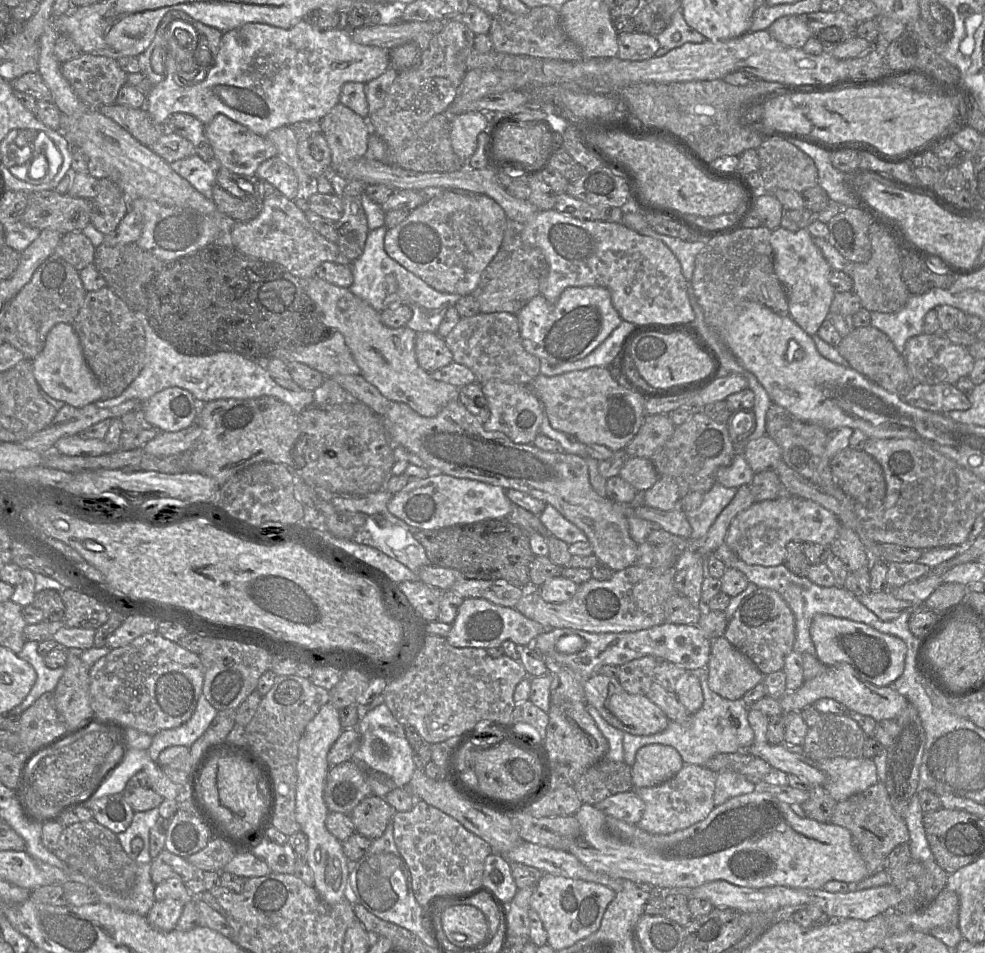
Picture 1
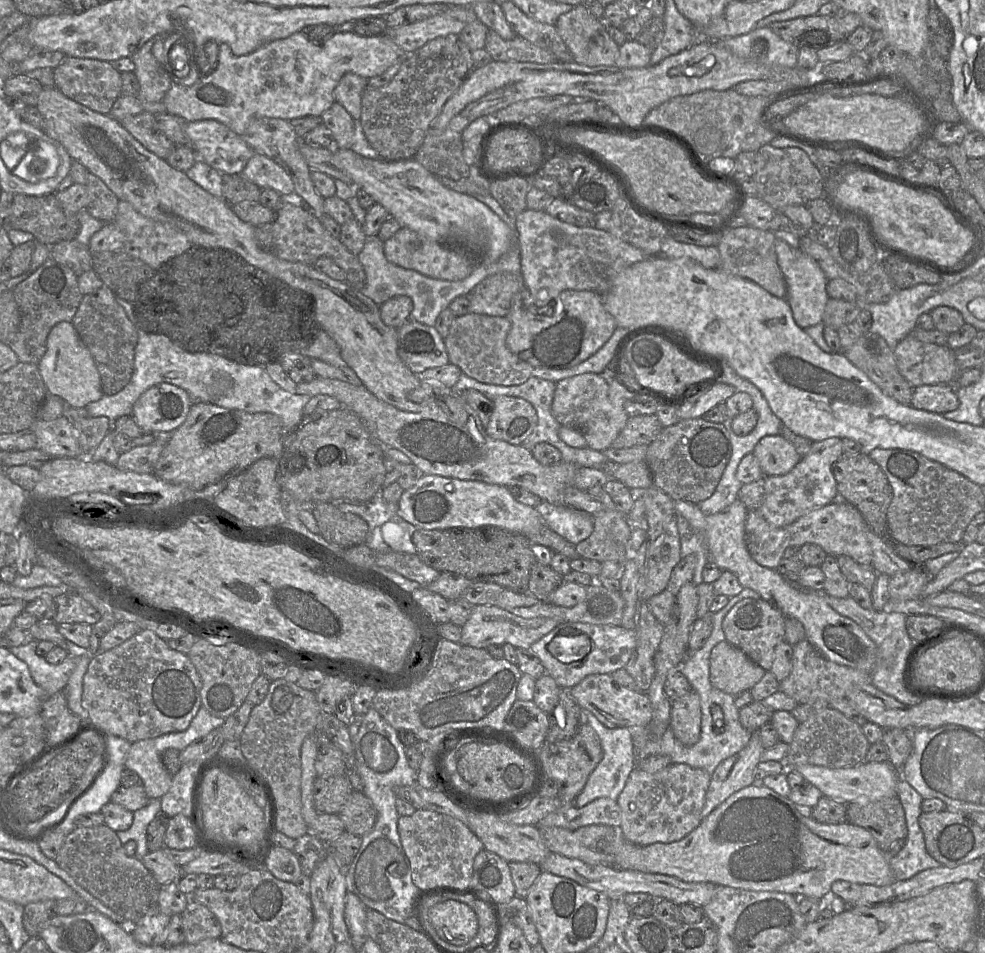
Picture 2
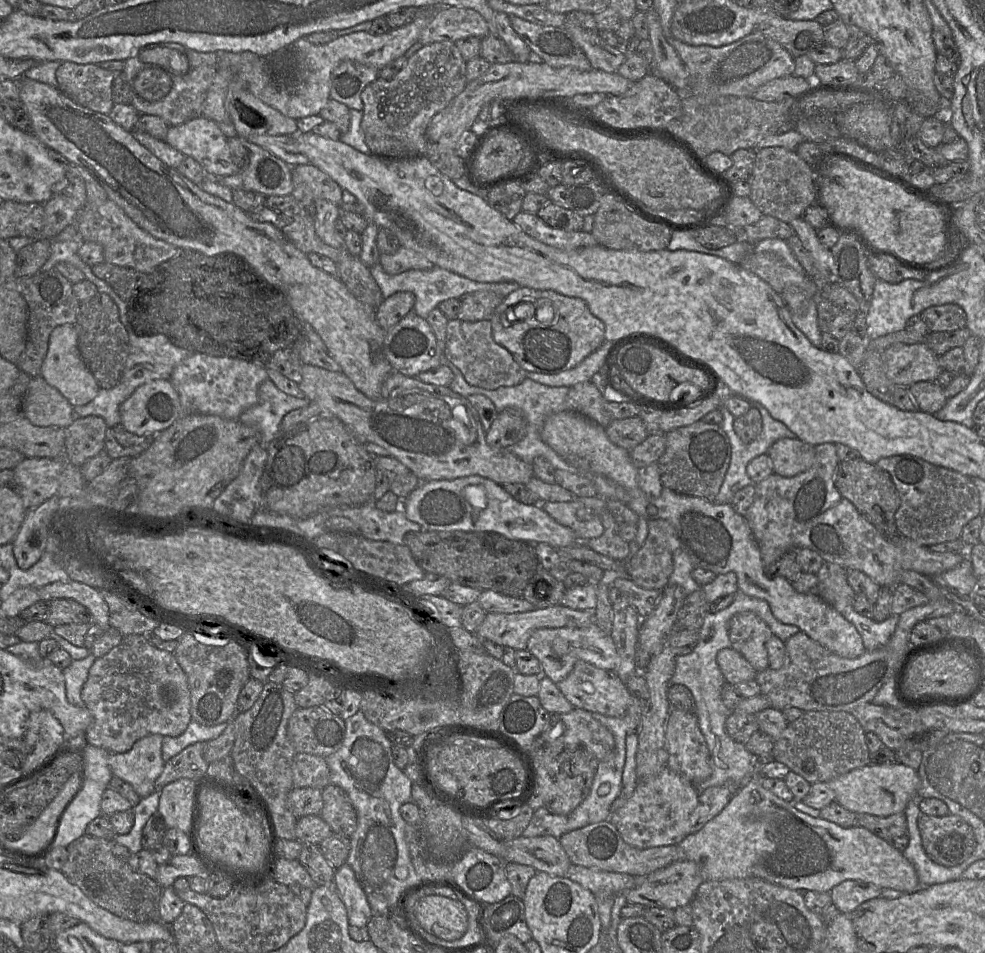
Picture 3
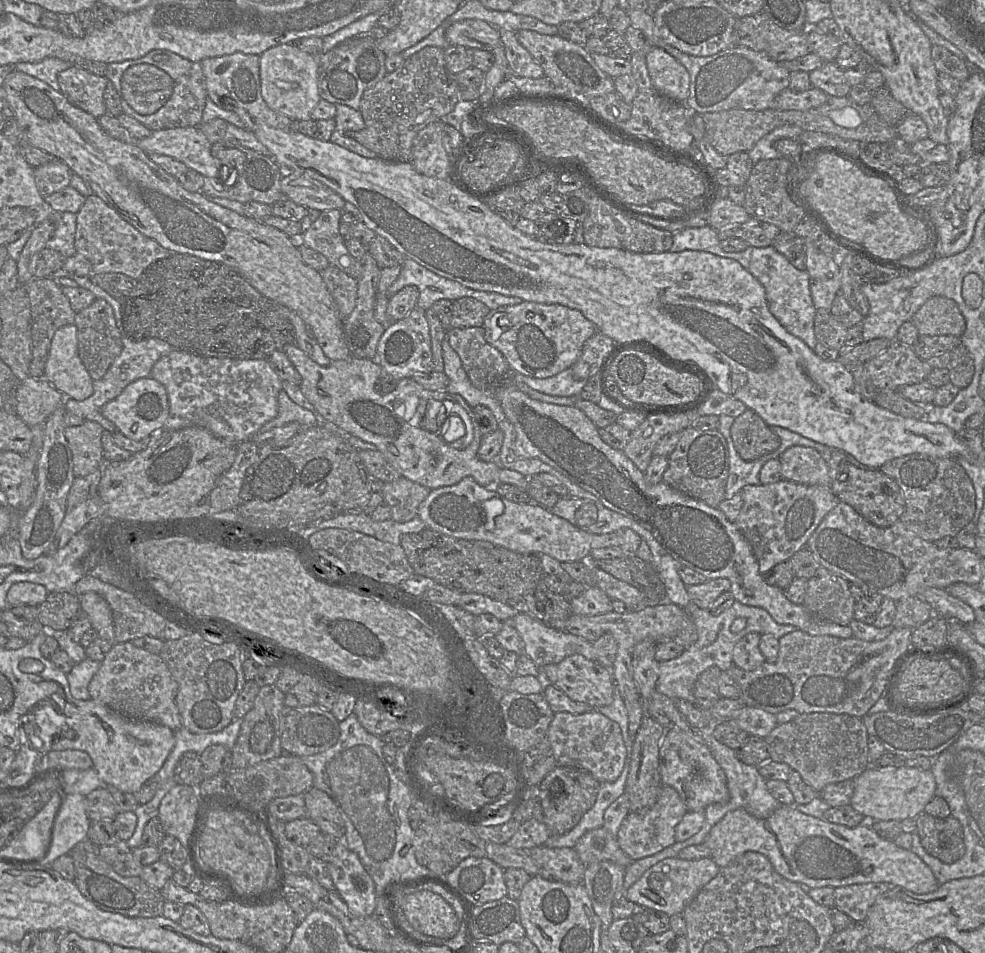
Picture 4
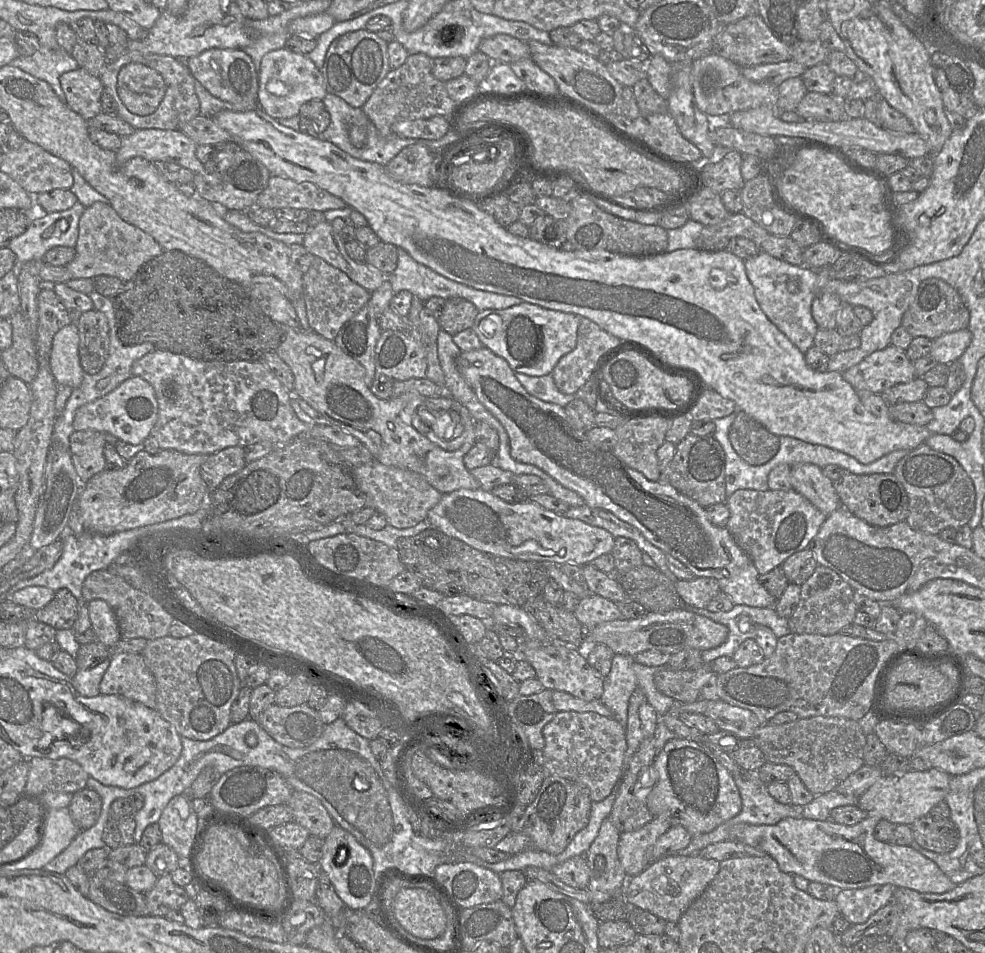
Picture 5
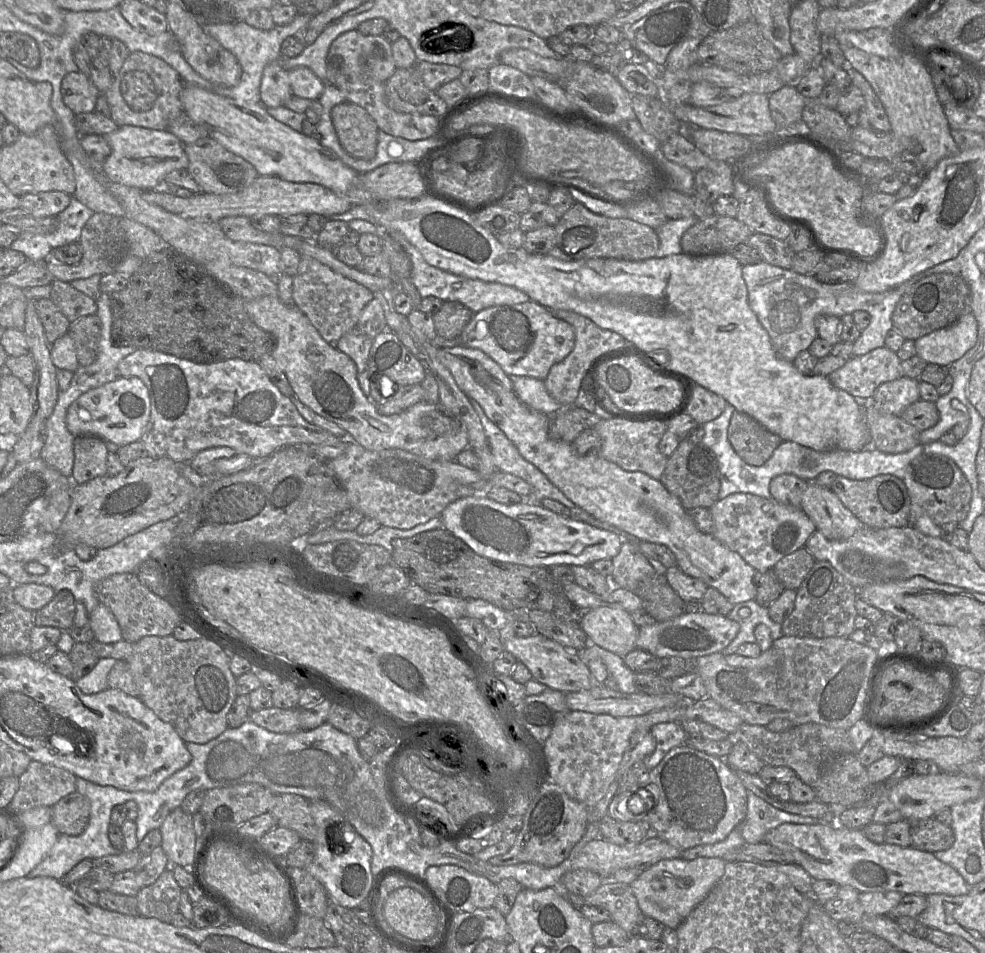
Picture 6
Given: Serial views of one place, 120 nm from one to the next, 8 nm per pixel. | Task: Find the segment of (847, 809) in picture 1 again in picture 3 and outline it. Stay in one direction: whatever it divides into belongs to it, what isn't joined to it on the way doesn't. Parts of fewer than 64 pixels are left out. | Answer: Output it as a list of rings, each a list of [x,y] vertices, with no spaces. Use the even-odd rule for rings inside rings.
[[[905,812],[886,817],[871,814],[856,814],[856,825],[865,827],[876,836],[887,842],[907,834],[907,819]]]

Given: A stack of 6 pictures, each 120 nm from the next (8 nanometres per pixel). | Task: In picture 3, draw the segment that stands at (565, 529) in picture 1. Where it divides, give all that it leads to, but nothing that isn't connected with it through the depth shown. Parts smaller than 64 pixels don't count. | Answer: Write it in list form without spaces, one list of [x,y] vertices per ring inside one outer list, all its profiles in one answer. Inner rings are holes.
[[[579,497],[571,502],[541,502],[540,505],[557,523],[570,528],[581,542],[598,538],[604,532],[600,515],[607,504],[602,497]]]

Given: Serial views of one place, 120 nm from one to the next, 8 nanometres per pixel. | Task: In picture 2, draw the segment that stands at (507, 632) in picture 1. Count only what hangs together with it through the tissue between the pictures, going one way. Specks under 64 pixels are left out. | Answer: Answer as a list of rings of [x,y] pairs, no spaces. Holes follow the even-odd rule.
[[[476,605],[467,622],[461,627],[460,643],[474,648],[486,649],[490,645],[508,643],[515,648],[530,649],[531,645],[562,623],[555,618],[523,618],[495,605]]]

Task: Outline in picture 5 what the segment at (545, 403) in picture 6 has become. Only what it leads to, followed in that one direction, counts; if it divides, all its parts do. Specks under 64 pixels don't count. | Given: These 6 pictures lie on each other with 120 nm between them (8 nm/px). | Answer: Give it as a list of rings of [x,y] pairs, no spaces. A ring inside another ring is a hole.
[[[552,372],[544,376],[528,376],[522,373],[515,373],[516,378],[532,396],[562,407],[575,399],[575,394],[564,394],[556,386]]]

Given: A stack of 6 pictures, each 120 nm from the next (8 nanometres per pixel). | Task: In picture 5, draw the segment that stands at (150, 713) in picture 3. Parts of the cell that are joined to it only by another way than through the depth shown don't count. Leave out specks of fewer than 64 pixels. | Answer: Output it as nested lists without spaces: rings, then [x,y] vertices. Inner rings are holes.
[[[112,654],[99,690],[101,694],[120,695],[156,710],[156,682],[141,654]]]

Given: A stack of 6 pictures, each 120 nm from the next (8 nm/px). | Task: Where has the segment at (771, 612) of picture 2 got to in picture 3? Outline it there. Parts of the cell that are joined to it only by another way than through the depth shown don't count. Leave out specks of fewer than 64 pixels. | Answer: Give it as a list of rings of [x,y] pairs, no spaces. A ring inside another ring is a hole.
[[[752,612],[739,613],[729,623],[730,648],[740,653],[757,672],[769,667],[766,642],[772,635],[766,623]]]

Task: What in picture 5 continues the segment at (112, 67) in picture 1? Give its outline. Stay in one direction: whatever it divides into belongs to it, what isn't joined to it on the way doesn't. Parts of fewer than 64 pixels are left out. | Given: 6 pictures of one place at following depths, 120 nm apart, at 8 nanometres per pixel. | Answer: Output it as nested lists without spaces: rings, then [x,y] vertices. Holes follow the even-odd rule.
[[[82,68],[63,73],[60,84],[65,93],[66,104],[74,112],[89,120],[100,113],[104,86],[100,77]]]

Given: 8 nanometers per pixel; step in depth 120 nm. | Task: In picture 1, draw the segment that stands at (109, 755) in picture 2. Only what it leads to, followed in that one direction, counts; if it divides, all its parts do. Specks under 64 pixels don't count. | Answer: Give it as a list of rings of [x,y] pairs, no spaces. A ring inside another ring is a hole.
[[[133,728],[119,730],[122,755],[116,765],[108,772],[91,796],[80,806],[87,806],[91,801],[106,795],[120,794],[128,780],[141,771],[146,763],[146,755],[152,737]]]

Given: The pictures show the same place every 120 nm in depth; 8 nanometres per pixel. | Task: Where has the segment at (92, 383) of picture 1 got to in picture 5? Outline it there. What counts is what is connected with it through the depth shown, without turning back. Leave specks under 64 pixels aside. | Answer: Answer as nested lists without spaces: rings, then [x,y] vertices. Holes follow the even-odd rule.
[[[70,323],[53,337],[49,358],[52,374],[58,384],[78,387],[84,376],[79,358],[79,331],[76,323]]]

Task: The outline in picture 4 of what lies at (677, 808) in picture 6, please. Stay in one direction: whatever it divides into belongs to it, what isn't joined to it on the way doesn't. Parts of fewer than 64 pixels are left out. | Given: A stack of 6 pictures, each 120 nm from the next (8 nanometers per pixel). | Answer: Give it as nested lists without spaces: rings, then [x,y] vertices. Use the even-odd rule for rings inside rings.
[[[666,730],[660,743],[659,770],[662,785],[674,788],[689,812],[705,811],[711,804],[725,804],[730,799],[726,775],[709,748],[681,730]]]

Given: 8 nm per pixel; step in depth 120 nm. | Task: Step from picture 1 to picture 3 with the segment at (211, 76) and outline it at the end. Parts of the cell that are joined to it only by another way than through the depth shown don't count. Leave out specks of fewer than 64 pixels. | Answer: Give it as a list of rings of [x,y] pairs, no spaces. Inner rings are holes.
[[[437,7],[423,9],[419,13],[419,17],[411,23],[389,30],[389,32],[382,35],[371,35],[365,31],[355,32],[338,37],[325,45],[313,45],[305,38],[300,38],[284,50],[284,56],[282,58],[280,54],[272,55],[271,57],[261,57],[249,51],[241,53],[217,51],[215,52],[217,54],[216,71],[201,107],[201,116],[216,123],[230,121],[224,102],[228,88],[232,82],[243,82],[244,90],[249,91],[266,105],[294,120],[310,115],[317,115],[330,99],[331,73],[334,68],[342,61],[351,60],[363,65],[374,66],[378,70],[381,70],[391,61],[403,56],[412,45],[418,42],[422,30],[430,23],[433,16],[441,10],[441,8]]]

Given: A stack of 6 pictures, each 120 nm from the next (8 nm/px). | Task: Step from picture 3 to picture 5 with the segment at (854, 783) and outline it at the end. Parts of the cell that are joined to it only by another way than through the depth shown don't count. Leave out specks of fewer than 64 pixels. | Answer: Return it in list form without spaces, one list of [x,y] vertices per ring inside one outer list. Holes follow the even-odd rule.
[[[934,767],[926,771],[909,770],[902,775],[882,775],[858,797],[856,805],[866,811],[867,815],[879,815],[896,825],[911,825],[916,819],[928,815],[936,804],[945,800],[950,778],[951,775]]]

